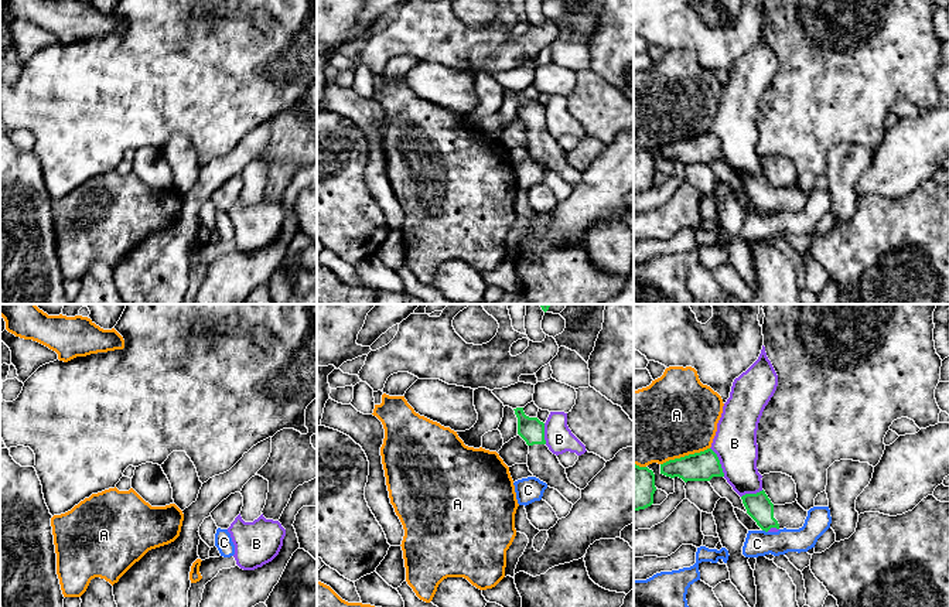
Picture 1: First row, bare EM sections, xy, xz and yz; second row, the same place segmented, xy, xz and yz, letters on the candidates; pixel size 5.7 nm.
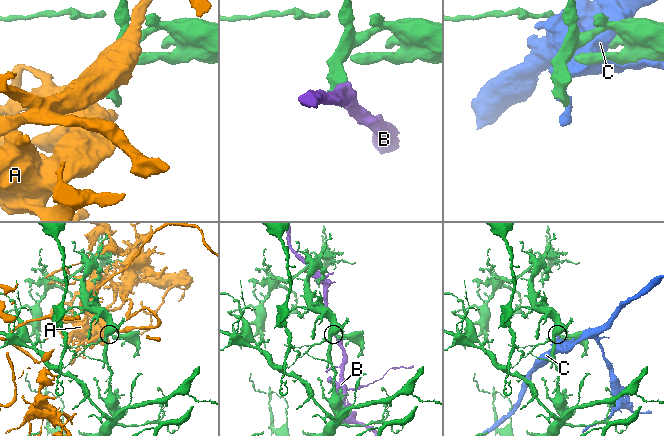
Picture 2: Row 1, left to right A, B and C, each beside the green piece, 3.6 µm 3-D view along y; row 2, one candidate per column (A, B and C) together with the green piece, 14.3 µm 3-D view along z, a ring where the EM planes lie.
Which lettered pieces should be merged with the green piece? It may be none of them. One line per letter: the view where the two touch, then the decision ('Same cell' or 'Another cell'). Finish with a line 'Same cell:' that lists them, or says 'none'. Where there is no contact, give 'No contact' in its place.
A: Touches green in yz. Another cell
B: Touches green in yz. Another cell
C: Touches green in yz. Another cell
Same cell: none

